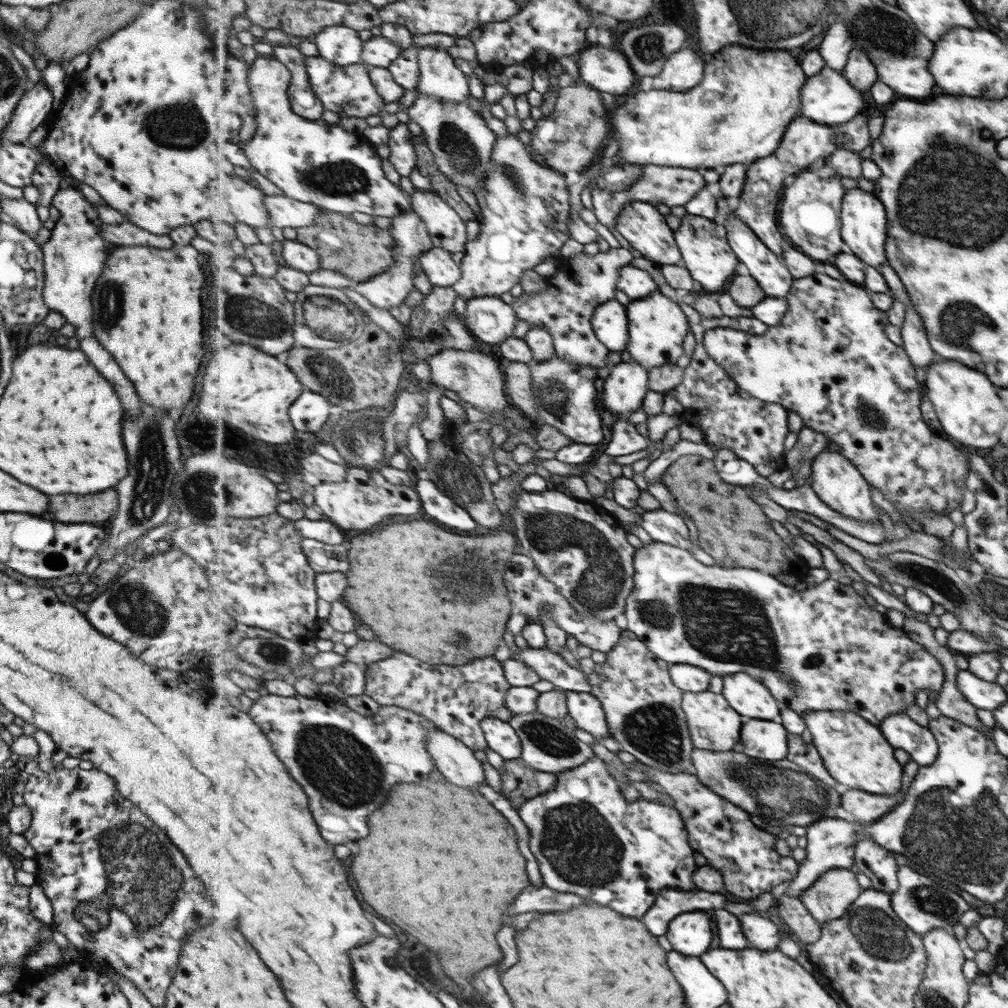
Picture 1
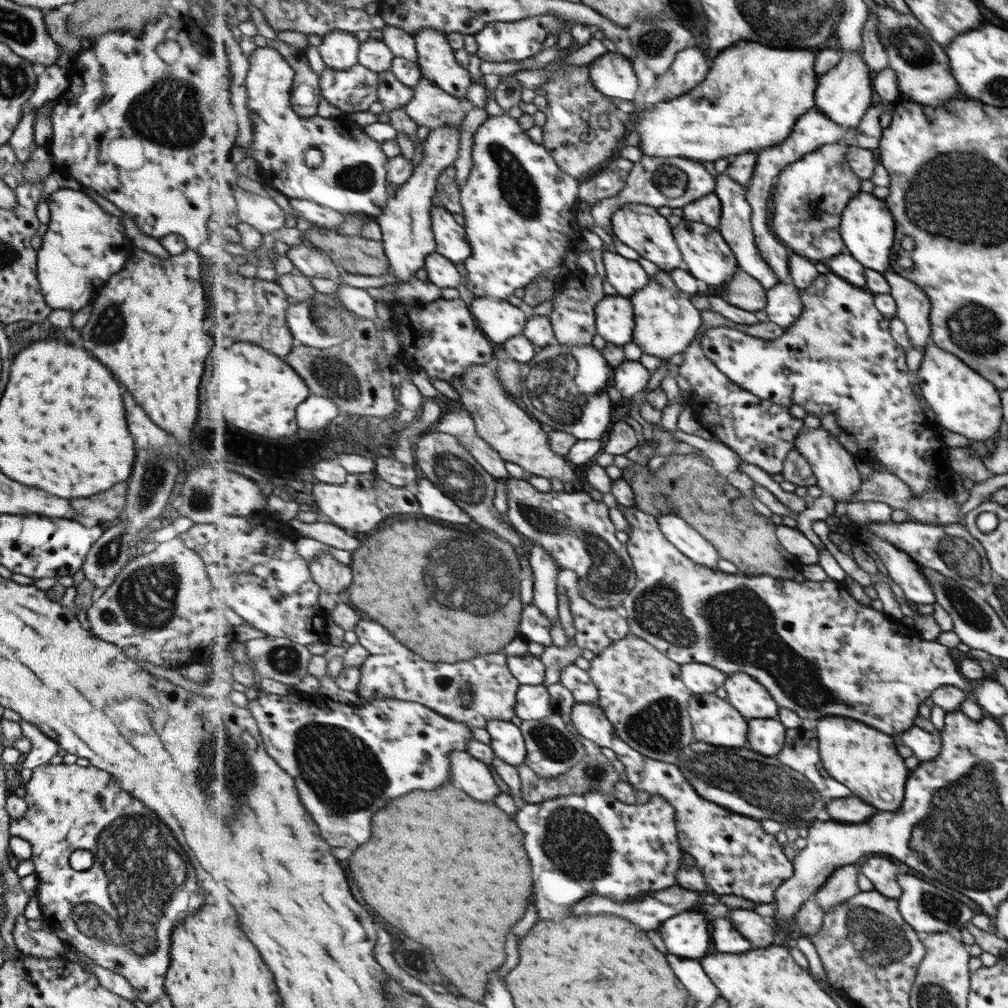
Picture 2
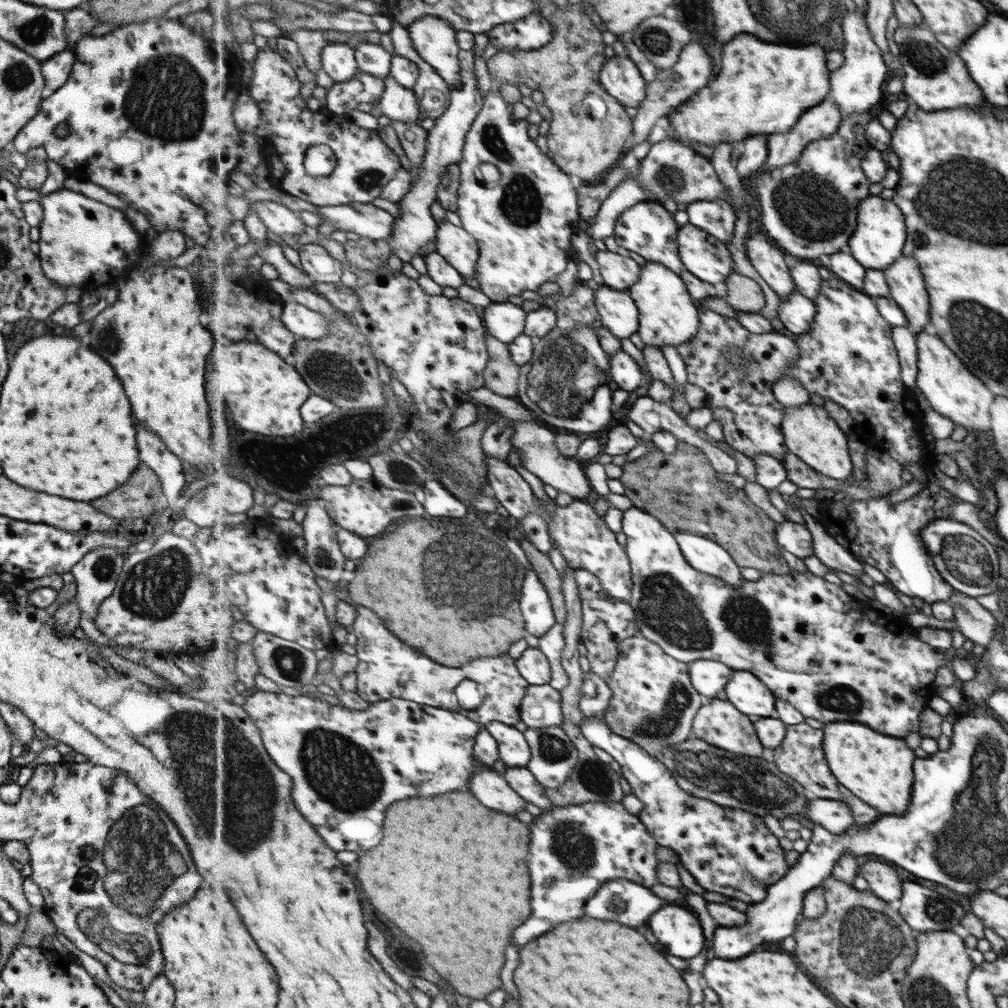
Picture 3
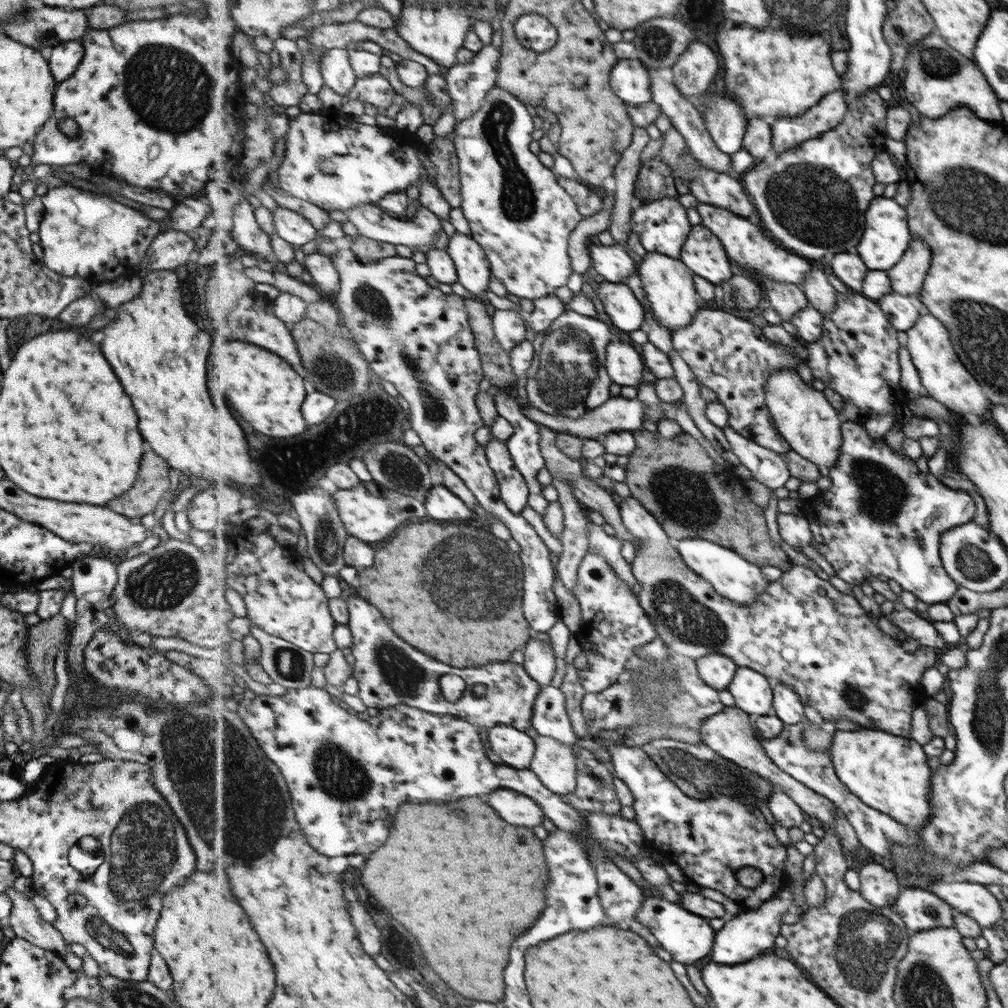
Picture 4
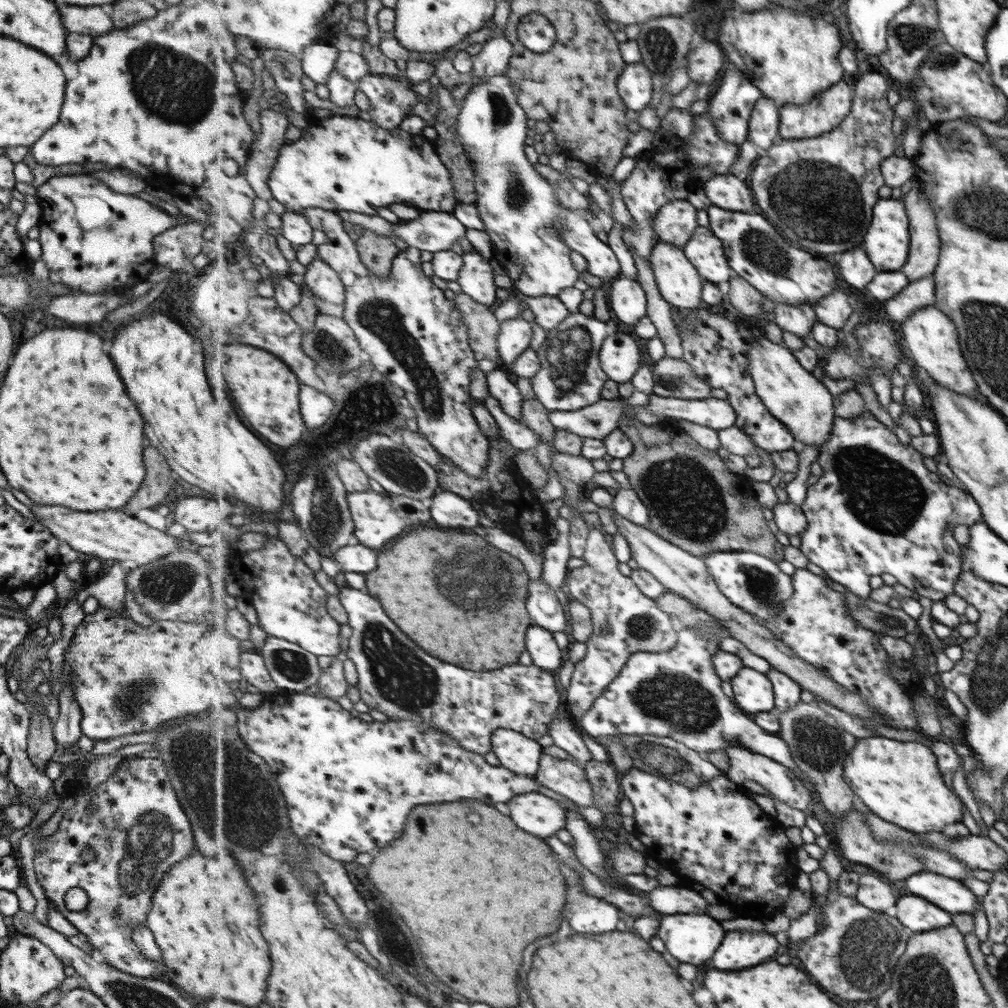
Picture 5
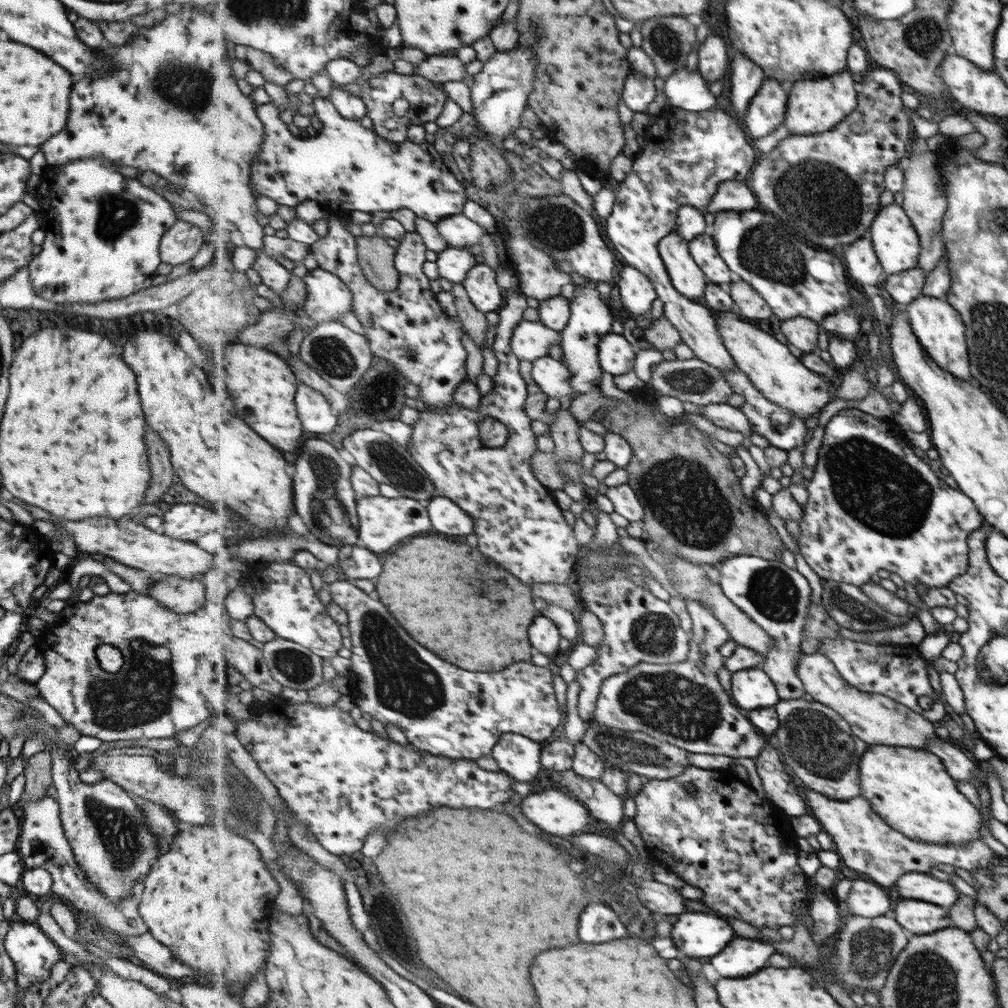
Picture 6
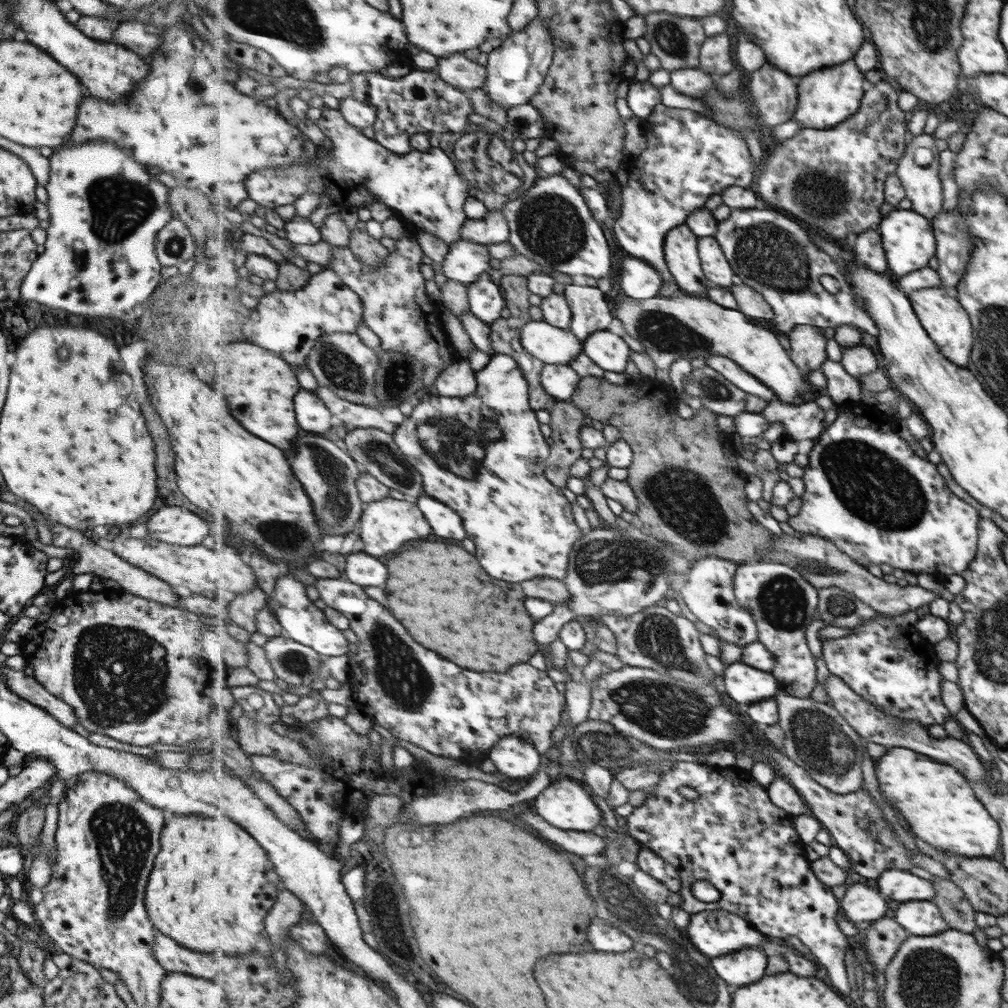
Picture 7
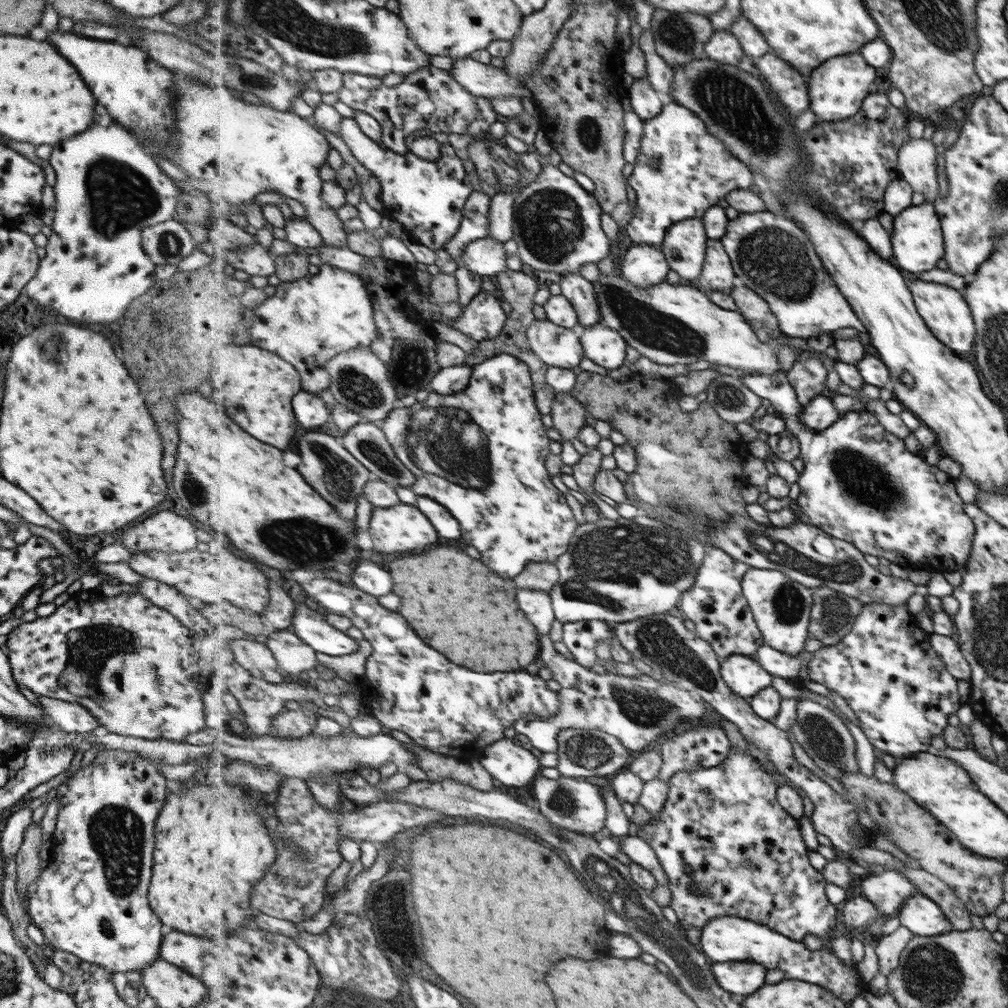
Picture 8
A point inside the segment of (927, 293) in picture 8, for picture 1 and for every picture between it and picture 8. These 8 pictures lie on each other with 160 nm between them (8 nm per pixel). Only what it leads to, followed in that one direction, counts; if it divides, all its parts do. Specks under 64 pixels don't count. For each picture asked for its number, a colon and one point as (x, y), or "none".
1: (964, 402)
2: (963, 402)
3: (951, 391)
4: (945, 379)
5: (930, 337)
6: (937, 326)
7: (945, 321)

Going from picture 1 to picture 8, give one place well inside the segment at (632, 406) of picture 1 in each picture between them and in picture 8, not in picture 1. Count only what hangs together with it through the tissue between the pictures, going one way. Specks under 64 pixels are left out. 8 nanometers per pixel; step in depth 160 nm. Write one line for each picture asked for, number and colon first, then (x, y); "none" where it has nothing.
2: (630, 377)
3: (627, 374)
4: (626, 367)
5: (620, 356)
6: (617, 356)
7: (610, 352)
8: (607, 347)

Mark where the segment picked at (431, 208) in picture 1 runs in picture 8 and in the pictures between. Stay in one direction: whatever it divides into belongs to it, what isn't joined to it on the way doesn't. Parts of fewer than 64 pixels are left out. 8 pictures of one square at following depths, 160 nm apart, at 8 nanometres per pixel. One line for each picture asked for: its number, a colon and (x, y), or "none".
2: (452, 240)
3: (458, 245)
4: (474, 268)
5: (477, 279)
6: (481, 284)
7: (487, 300)
8: (483, 318)

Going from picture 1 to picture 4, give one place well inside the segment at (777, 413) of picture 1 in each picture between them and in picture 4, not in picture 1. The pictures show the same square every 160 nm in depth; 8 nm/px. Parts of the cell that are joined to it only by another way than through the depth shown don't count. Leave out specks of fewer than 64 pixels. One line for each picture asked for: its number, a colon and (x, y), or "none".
2: (762, 432)
3: (742, 398)
4: (734, 358)

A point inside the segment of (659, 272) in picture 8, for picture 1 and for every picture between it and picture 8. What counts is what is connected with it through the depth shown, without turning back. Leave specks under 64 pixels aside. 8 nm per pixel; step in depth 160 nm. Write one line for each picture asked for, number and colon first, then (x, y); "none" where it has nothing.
1: (611, 321)
2: (616, 321)
3: (619, 312)
4: (618, 301)
5: (628, 298)
6: (637, 293)
7: (639, 279)

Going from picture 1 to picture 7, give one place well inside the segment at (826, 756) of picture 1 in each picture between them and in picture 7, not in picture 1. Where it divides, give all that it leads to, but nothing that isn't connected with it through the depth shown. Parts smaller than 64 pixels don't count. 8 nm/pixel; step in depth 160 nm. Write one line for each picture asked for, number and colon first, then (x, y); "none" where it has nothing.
2: (858, 755)
3: (877, 767)
4: (889, 773)
5: (898, 780)
6: (909, 788)
7: (937, 802)

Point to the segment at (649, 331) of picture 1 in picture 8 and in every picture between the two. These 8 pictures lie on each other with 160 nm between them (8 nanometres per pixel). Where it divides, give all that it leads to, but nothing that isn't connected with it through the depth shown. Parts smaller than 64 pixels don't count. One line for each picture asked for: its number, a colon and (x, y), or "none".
2: (667, 322)
3: (668, 316)
4: (670, 285)
5: (678, 279)
6: (685, 272)
7: (683, 257)
8: (685, 243)

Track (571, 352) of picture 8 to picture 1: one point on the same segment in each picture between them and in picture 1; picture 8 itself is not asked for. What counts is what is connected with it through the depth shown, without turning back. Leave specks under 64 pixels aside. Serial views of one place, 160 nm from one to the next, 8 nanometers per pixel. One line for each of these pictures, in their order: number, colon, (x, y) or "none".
1: (491, 320)
2: (499, 320)
3: (506, 321)
4: (509, 325)
5: (516, 334)
6: (531, 340)
7: (552, 345)

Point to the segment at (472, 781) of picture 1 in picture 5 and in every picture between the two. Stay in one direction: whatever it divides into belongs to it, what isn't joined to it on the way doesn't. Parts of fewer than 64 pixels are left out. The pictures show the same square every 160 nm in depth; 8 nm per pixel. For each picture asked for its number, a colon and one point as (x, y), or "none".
2: (469, 773)
3: (493, 790)
4: (516, 808)
5: (535, 812)

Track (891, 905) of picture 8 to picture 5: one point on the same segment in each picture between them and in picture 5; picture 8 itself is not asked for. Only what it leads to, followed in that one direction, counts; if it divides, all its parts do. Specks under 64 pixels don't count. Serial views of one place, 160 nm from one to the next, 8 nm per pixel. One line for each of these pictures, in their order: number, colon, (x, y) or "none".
5: (948, 893)
6: (920, 886)
7: (899, 885)

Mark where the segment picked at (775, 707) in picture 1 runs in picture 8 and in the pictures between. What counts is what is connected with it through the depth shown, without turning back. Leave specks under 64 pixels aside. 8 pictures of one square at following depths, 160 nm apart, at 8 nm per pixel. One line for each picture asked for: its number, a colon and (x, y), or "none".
2: (745, 692)
3: (745, 690)
4: (751, 690)
5: (754, 692)
6: (752, 689)
7: (743, 683)
8: (746, 677)

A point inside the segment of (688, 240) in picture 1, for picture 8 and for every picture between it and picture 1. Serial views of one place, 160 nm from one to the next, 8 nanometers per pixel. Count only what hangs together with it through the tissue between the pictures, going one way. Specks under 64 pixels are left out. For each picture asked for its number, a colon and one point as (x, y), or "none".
2: (710, 258)
3: (705, 256)
4: (704, 253)
5: (706, 251)
6: (704, 249)
7: (719, 271)
8: (718, 274)

